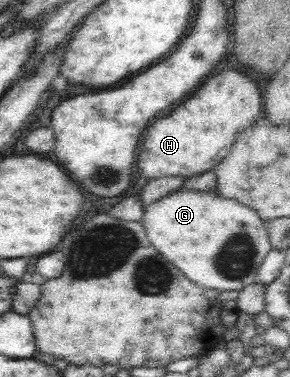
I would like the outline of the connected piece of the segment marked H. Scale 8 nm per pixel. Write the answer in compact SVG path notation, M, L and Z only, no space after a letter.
M232 69L206 77L200 88L168 118L154 120L138 152L136 164L142 172L140 176L148 181L166 176L192 177L214 170L220 160L231 156L237 146L237 136L262 114L261 91L250 78L250 71L246 73Z

